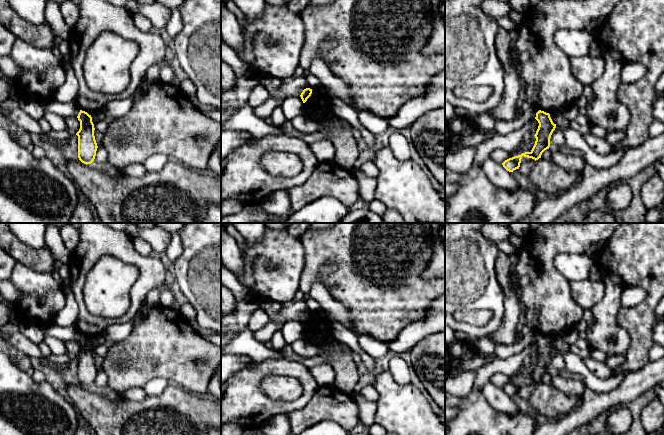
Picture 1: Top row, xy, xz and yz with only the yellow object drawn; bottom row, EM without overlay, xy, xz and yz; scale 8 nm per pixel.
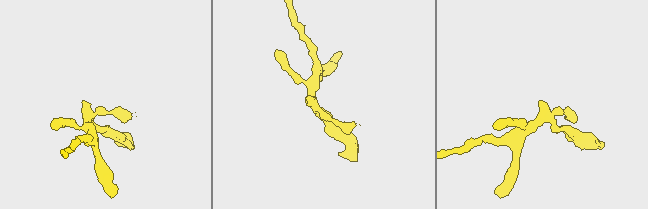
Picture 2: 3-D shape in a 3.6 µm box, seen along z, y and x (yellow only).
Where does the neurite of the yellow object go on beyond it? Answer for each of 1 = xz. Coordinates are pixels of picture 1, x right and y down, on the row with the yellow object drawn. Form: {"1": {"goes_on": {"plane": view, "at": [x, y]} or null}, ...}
{"1": {"goes_on": null}}

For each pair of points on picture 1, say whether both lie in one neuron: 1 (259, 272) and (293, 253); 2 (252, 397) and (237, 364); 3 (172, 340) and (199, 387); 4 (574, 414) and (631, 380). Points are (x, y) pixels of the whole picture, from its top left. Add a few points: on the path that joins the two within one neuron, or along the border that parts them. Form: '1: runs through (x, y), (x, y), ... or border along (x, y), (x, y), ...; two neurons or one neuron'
1: runs through (268, 272), (278, 270), (284, 262); one neuron
2: border along (248, 365), (231, 376); two neurons
3: runs through (176, 352), (191, 367), (194, 375); one neuron
4: runs through (588, 410), (595, 403), (609, 401), (618, 394); one neuron

